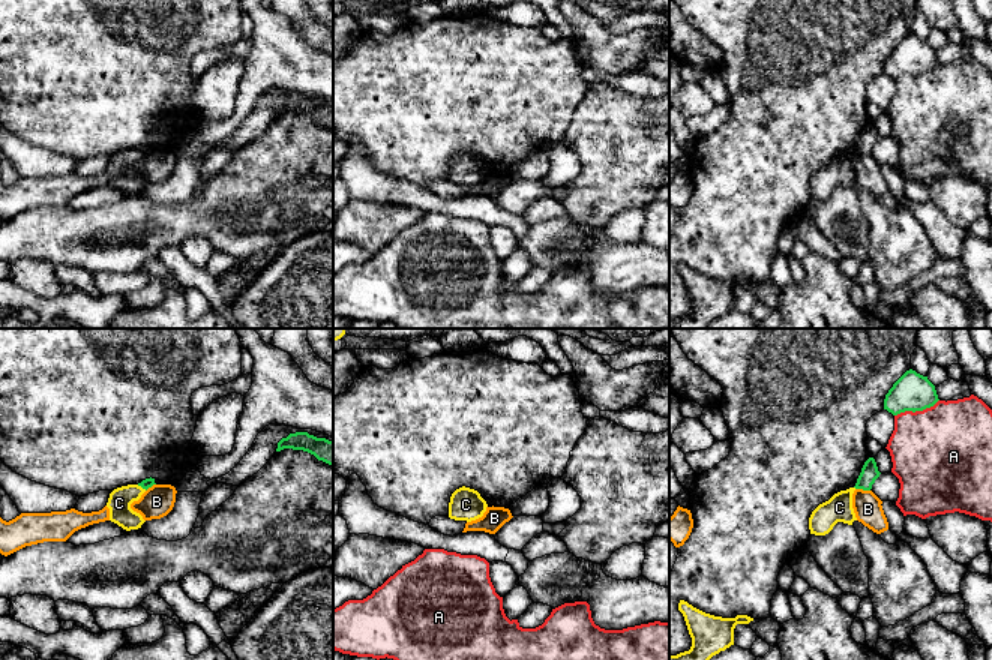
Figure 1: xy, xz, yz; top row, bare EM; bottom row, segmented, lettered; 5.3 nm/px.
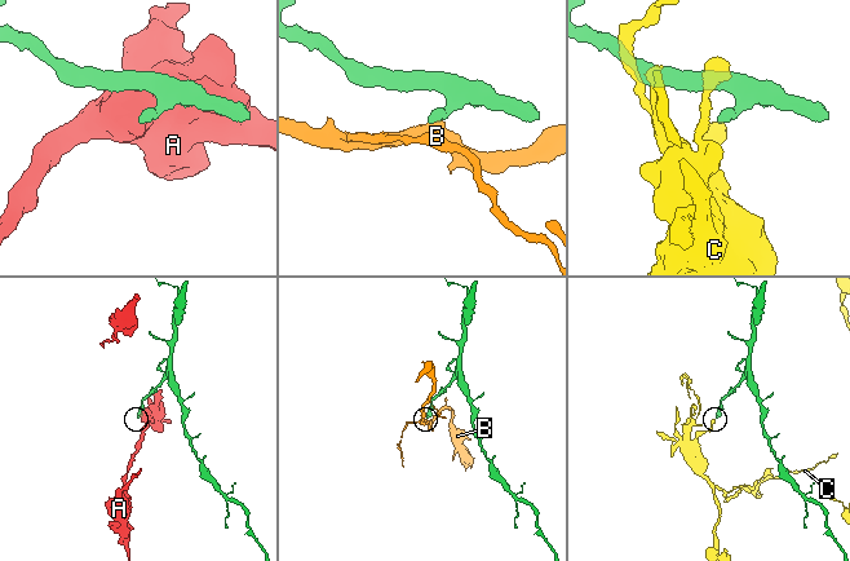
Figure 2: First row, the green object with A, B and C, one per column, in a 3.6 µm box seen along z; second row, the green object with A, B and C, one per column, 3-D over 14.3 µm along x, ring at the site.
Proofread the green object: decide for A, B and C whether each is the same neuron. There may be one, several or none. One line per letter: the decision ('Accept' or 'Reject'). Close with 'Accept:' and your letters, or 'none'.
A: Reject
B: Reject
C: Reject
Accept: none

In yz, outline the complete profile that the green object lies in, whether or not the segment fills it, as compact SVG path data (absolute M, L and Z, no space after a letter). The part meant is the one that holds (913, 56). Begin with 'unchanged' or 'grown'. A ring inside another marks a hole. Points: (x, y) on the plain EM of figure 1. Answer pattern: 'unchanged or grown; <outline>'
unchanged; M906 34L888 54L884 74L897 80L905 75L923 75L938 66L935 50L915 34Z

